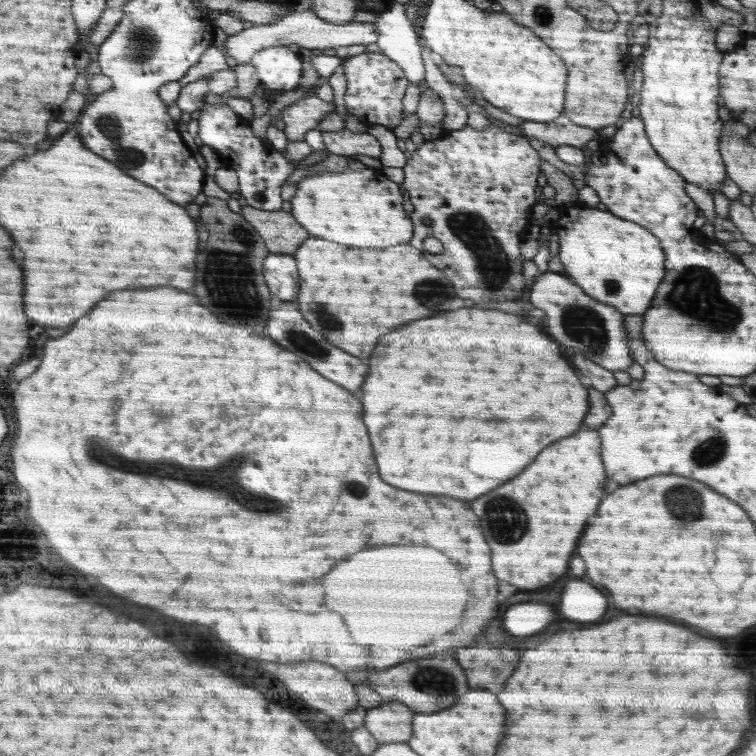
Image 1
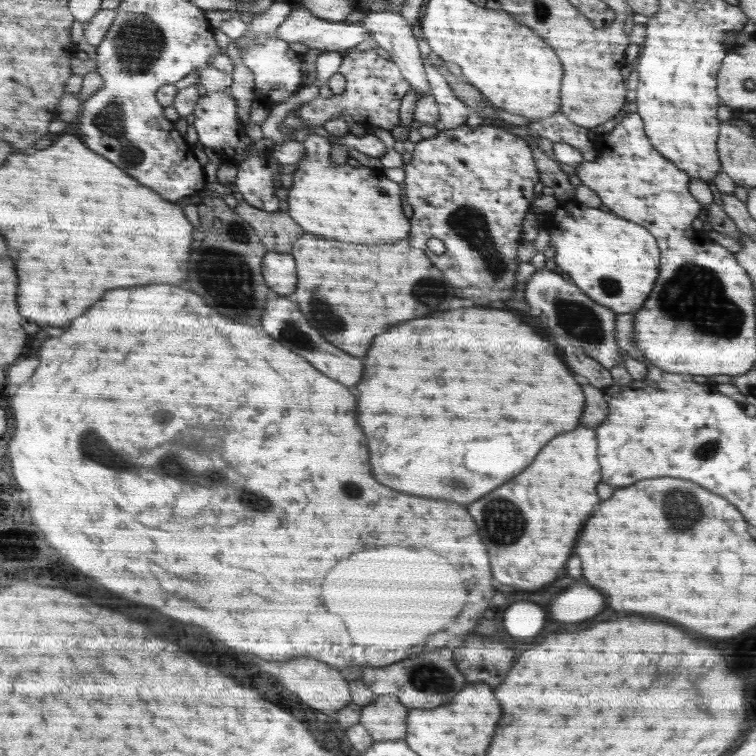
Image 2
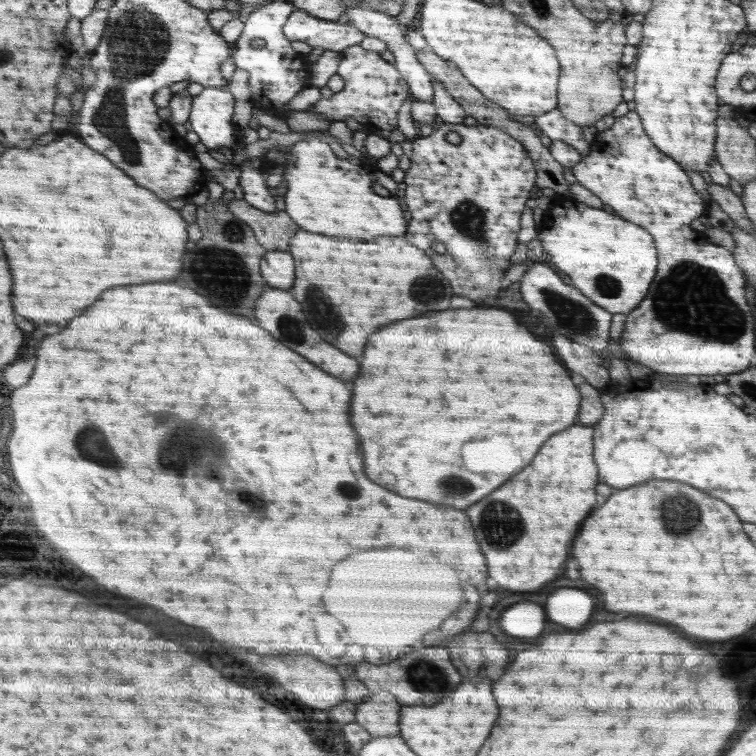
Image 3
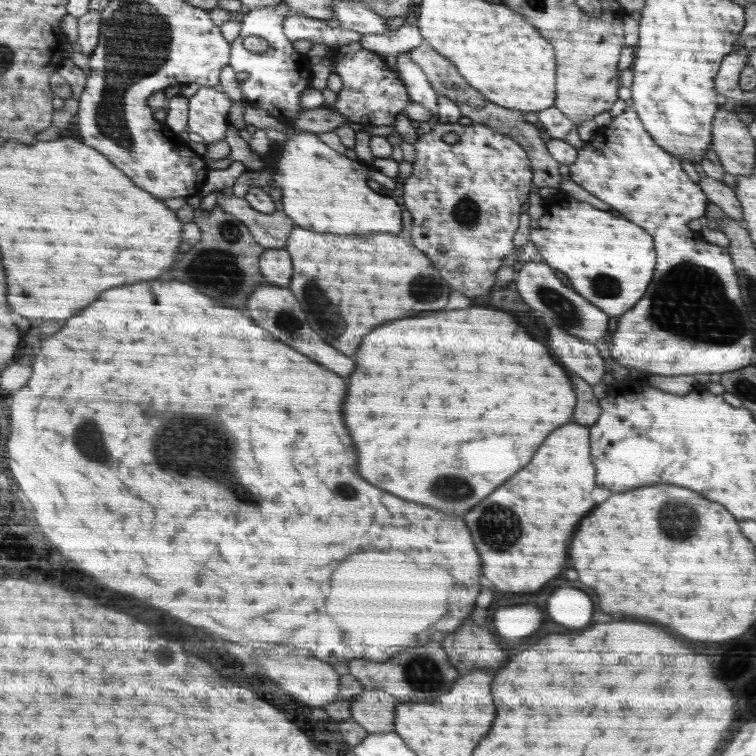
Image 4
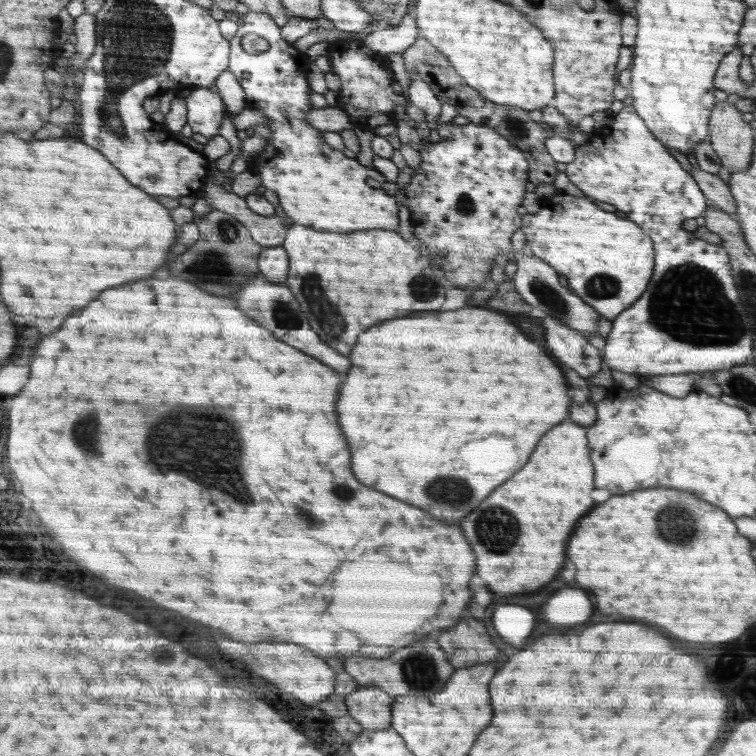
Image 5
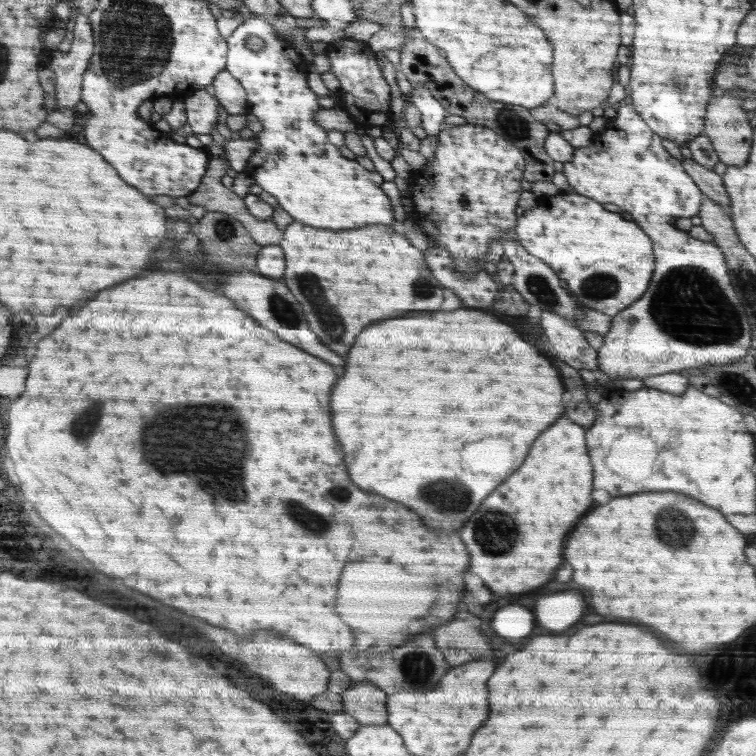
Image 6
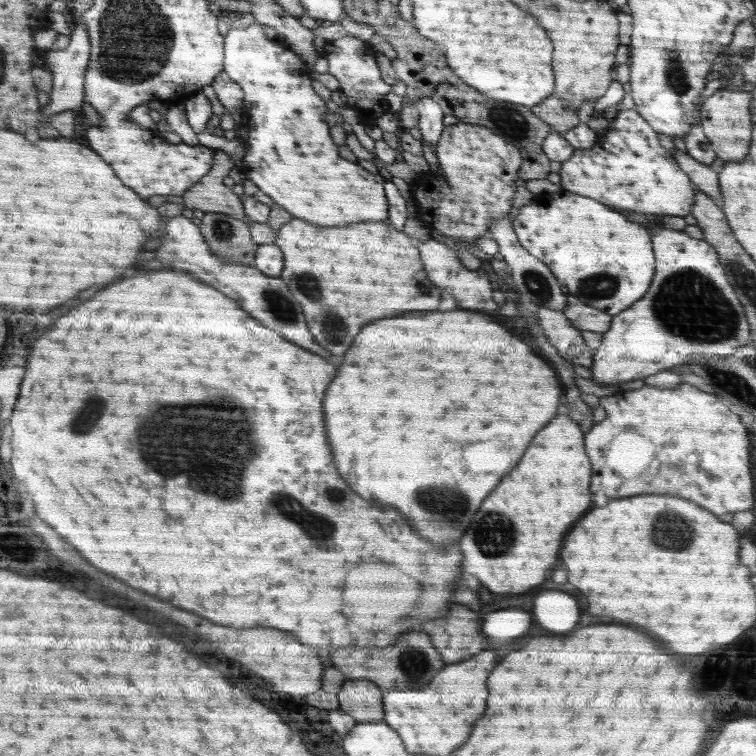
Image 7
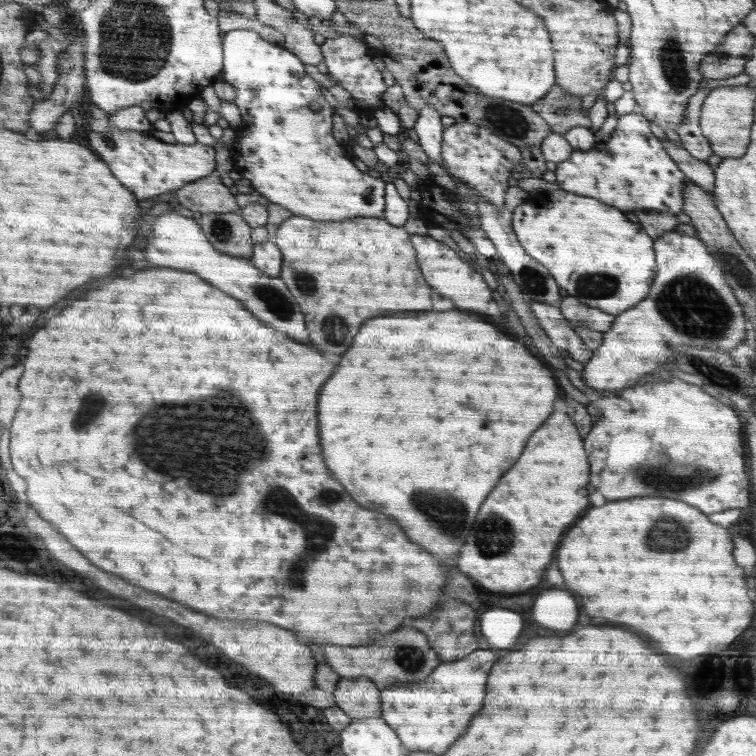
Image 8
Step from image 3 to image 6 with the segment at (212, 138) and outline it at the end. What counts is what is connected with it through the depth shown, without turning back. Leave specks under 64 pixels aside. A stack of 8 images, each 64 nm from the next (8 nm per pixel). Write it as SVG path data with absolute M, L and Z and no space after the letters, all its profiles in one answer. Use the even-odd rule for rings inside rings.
M198 91L185 100L186 122L196 136L210 135L216 128L219 100L207 91Z

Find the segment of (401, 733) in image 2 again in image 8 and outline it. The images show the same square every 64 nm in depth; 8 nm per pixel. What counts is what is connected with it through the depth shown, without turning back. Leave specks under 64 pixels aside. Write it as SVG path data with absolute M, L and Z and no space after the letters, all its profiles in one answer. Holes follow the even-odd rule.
M366 676L341 677L332 694L335 698L335 705L351 719L380 718L383 714L382 690L375 684L375 681L368 680Z

